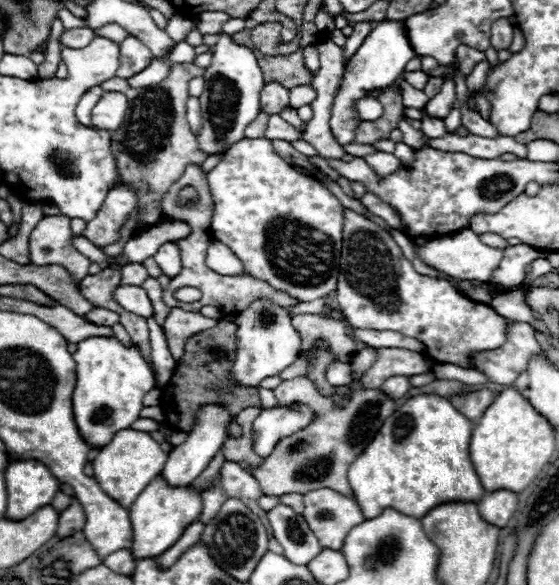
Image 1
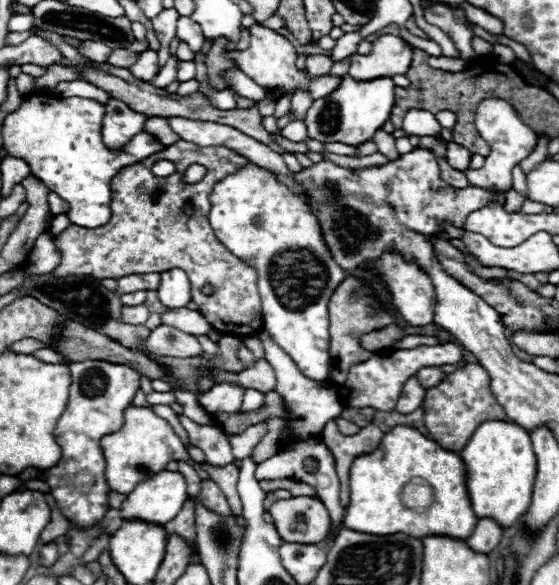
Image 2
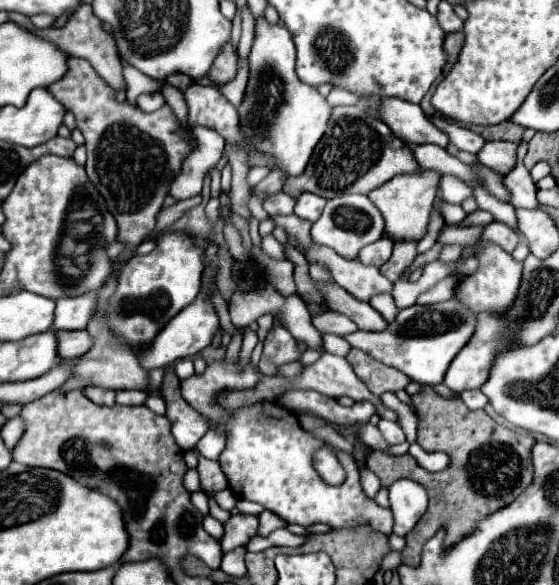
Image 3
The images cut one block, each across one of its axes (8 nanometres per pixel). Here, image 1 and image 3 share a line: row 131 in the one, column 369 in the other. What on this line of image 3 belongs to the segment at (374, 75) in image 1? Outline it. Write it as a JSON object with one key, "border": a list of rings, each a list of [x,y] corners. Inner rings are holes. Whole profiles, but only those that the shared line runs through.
{"border":[[[454,300],[430,306],[414,304],[400,310],[398,316],[382,332],[354,332],[348,334],[346,340],[350,342],[350,346],[358,346],[378,362],[404,372],[412,382],[436,386],[444,380],[444,372],[452,358],[460,352],[466,340],[470,340],[474,324],[476,316],[472,316]]]}

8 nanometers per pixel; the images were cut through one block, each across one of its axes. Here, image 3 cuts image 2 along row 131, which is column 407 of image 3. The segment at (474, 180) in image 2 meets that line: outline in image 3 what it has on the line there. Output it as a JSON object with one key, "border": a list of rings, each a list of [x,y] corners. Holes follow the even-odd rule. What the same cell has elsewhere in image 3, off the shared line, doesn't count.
{"border":[[[400,478],[390,486],[390,508],[394,514],[394,534],[404,536],[414,528],[414,524],[422,518],[428,506],[426,490],[410,480]]]}

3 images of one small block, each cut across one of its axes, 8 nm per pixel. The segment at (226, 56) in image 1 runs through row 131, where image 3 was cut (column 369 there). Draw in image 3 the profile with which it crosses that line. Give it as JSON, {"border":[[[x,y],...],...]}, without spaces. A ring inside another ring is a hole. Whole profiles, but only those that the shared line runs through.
{"border":[[[348,194],[348,196],[338,196],[328,200],[322,216],[312,224],[310,232],[312,232],[312,238],[318,240],[320,244],[330,246],[346,260],[354,260],[358,258],[358,252],[364,246],[374,244],[384,236],[384,218],[380,210],[368,200],[368,196]]]}

